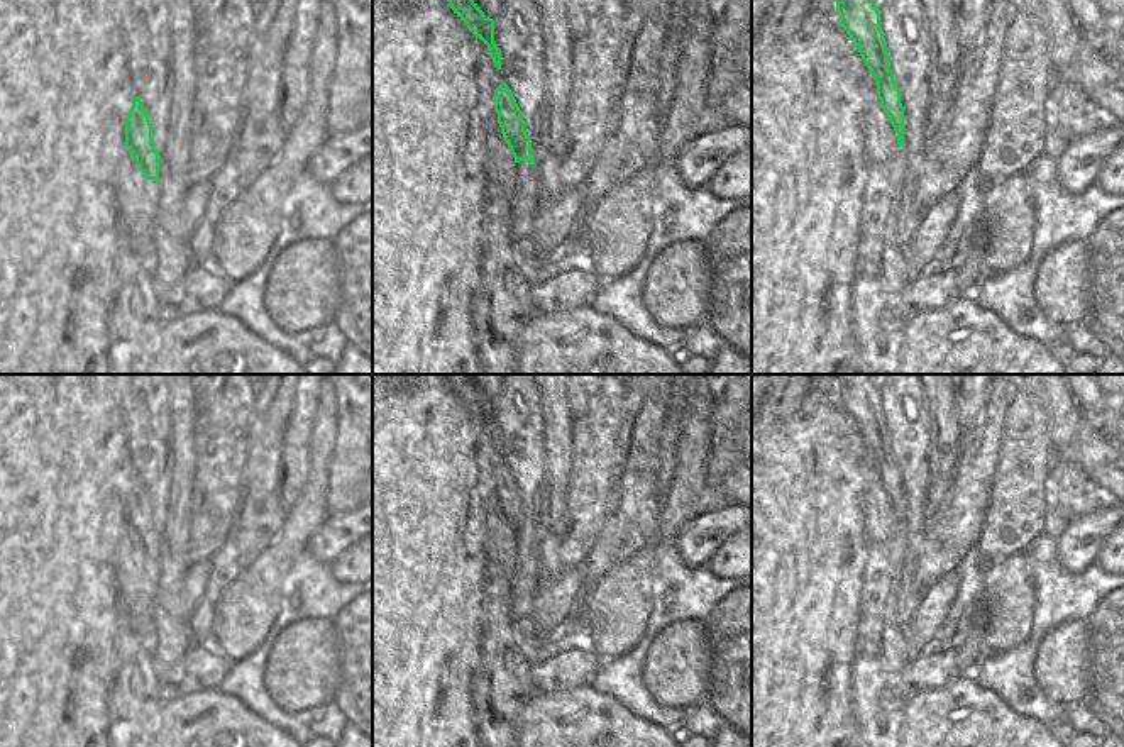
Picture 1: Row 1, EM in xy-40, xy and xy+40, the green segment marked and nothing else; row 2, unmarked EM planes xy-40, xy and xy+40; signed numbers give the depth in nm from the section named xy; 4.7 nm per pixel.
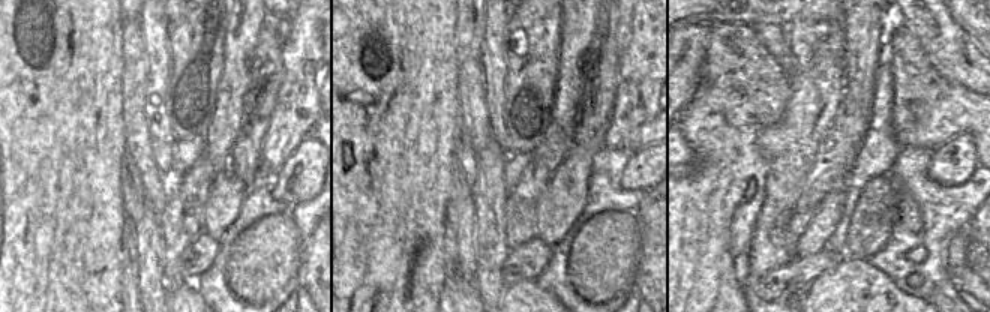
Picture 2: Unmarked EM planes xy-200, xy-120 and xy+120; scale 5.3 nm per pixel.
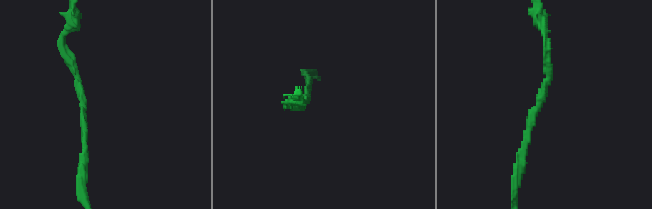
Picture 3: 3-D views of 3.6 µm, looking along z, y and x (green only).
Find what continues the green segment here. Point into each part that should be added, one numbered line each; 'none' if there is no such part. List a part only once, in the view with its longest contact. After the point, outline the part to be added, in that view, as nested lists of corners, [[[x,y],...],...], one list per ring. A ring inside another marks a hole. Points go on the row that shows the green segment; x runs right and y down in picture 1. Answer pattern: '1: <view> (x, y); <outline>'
none

